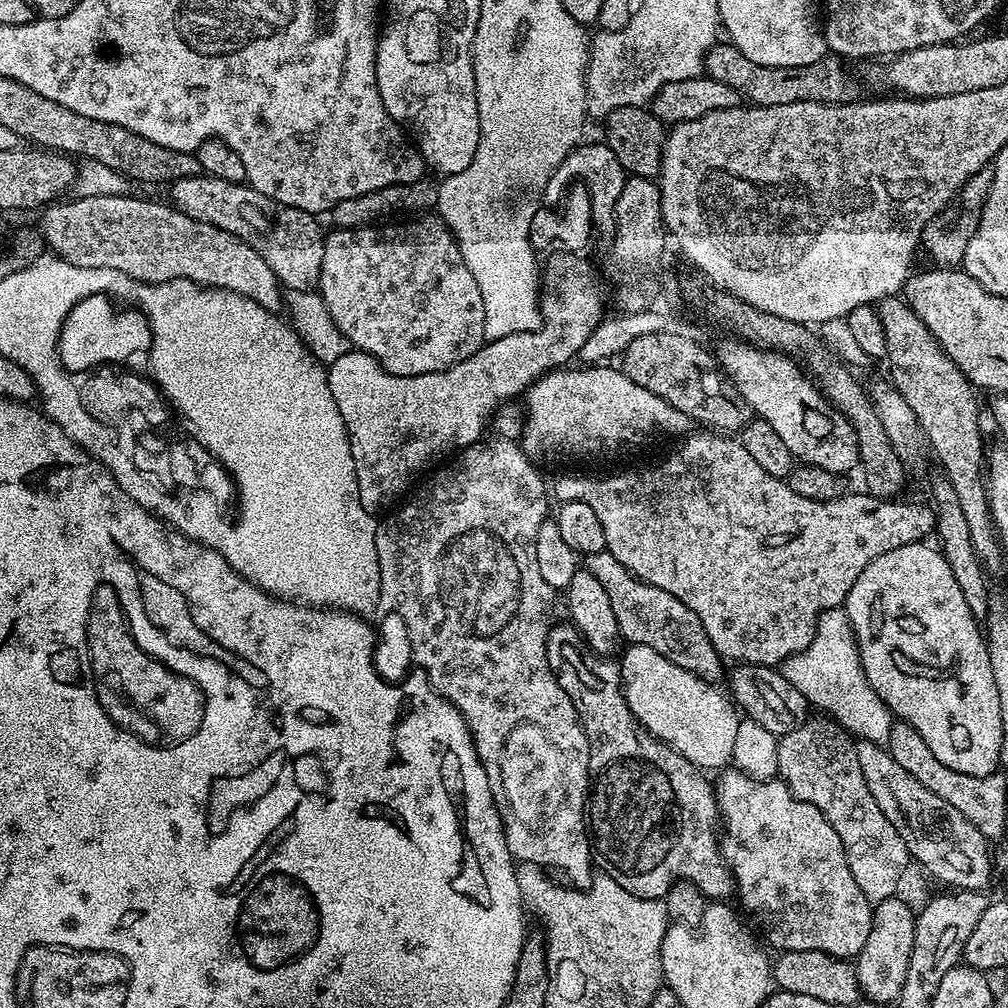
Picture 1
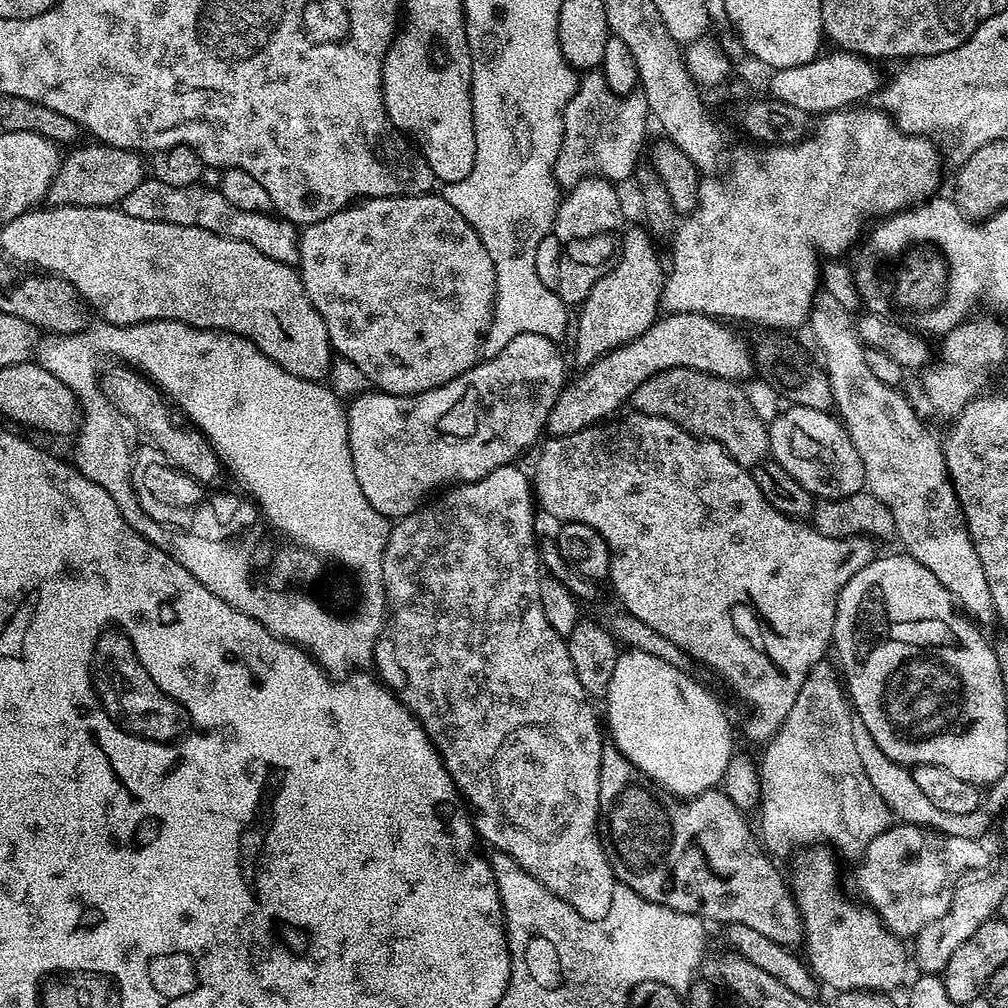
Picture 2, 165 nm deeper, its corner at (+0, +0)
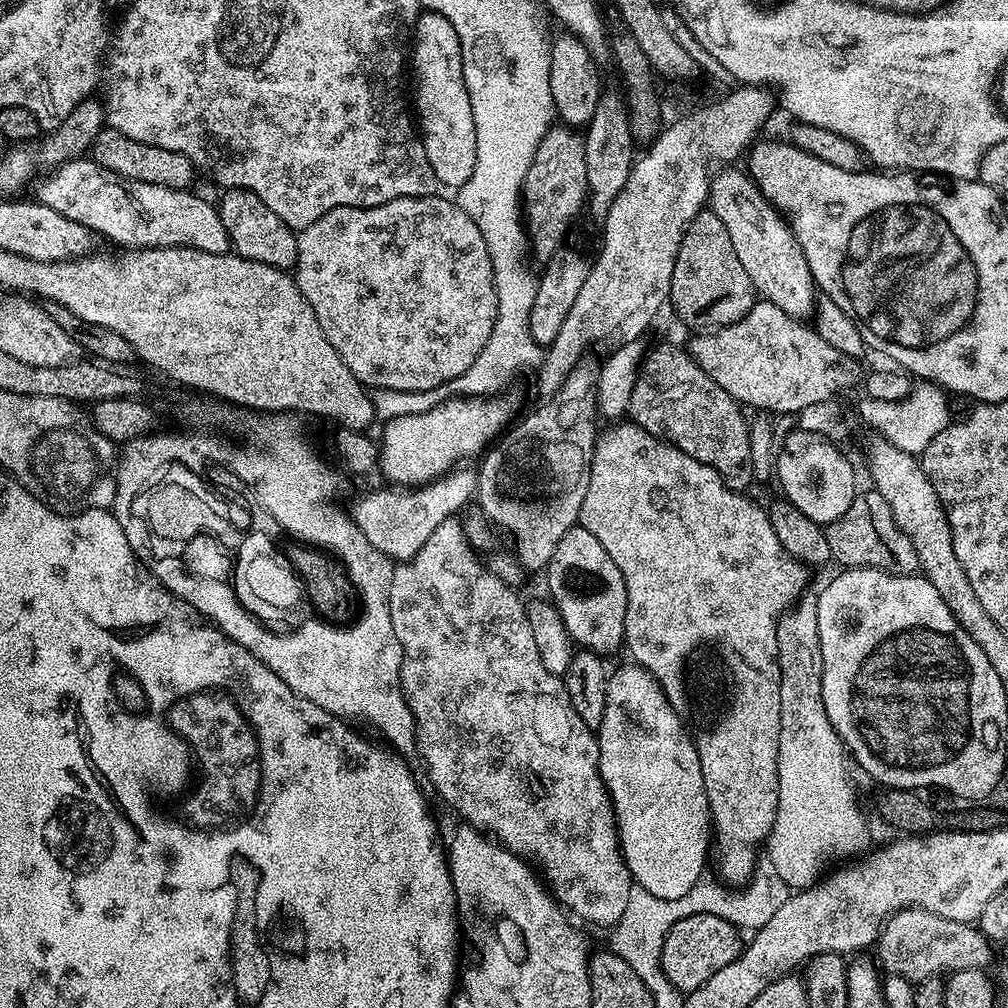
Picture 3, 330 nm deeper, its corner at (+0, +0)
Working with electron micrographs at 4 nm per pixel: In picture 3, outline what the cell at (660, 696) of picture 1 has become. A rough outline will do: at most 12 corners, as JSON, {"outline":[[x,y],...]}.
{"outline":[[613,671],[600,776],[635,887],[682,898],[710,829],[696,745],[658,682]]}

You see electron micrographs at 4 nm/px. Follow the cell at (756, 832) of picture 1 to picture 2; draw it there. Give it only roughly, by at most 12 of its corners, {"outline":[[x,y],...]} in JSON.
{"outline":[[831,847],[792,868],[806,963],[836,992],[891,993],[903,943],[844,900]]}

